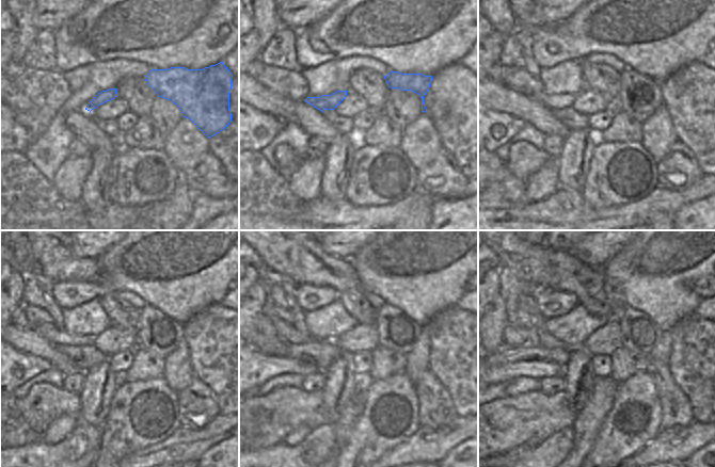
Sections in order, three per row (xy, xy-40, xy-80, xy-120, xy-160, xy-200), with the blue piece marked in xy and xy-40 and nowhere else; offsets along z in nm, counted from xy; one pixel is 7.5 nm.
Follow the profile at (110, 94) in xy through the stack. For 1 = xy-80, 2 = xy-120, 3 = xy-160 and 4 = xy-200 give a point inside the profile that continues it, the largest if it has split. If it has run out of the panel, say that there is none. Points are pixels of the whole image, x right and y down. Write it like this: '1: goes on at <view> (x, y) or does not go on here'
1: goes on at xy-80 (552, 101)
2: goes on at xy-120 (58, 337)
3: goes on at xy-160 (287, 332)
4: goes on at xy-200 (511, 287)

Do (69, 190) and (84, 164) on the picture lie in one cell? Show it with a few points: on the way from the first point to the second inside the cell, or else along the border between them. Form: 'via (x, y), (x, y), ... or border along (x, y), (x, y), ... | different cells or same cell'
via (69, 183), (69, 179), (78, 171) | same cell

